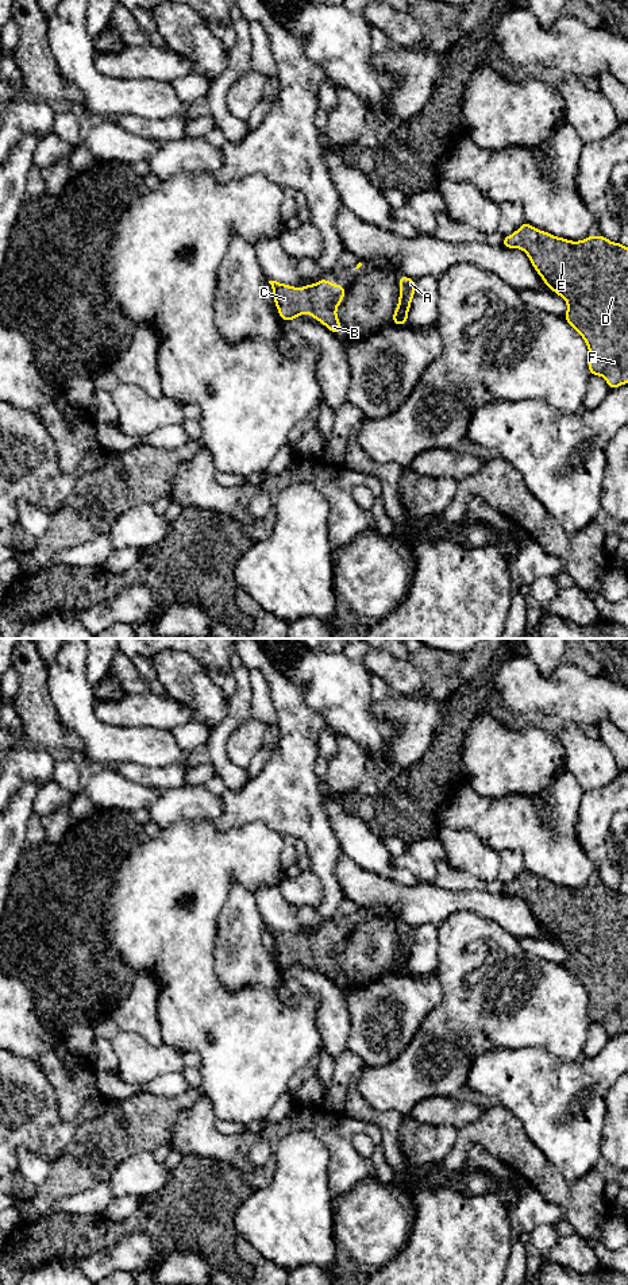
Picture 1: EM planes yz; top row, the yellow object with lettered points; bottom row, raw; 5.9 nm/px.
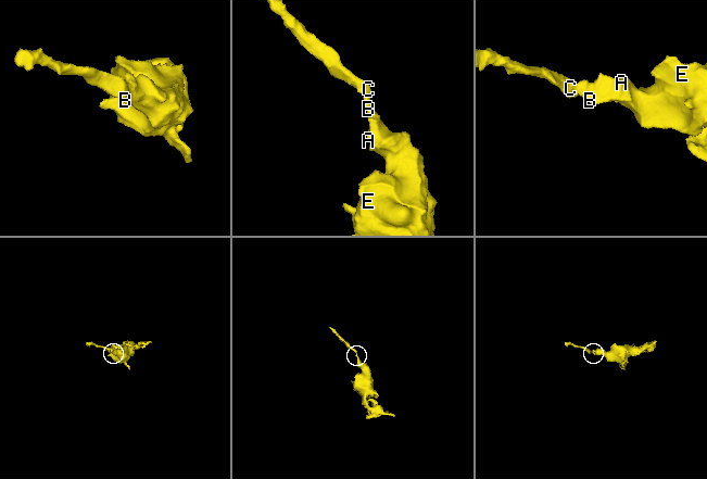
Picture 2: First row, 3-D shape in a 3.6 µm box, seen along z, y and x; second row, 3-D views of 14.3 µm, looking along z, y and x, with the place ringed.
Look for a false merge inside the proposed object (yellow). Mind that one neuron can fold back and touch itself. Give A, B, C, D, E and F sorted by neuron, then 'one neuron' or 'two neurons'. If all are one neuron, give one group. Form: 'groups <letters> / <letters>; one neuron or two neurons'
groups A B C D E F; one neuron

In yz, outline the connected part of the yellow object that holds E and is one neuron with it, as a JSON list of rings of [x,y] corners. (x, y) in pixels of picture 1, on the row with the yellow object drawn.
[[[527,221],[512,235],[504,236],[501,246],[523,250],[543,282],[565,298],[567,312],[562,317],[587,344],[590,375],[604,377],[609,390],[628,383],[628,247],[604,235],[571,242]]]

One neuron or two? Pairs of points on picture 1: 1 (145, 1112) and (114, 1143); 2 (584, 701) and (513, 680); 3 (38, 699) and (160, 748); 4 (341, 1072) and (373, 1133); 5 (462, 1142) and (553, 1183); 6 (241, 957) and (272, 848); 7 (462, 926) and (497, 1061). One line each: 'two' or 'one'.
1: one
2: one
3: two
4: two
5: one
6: two
7: two

